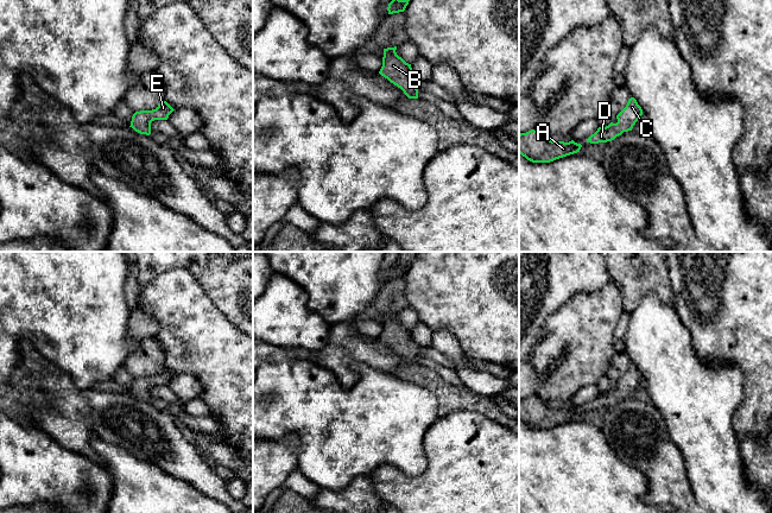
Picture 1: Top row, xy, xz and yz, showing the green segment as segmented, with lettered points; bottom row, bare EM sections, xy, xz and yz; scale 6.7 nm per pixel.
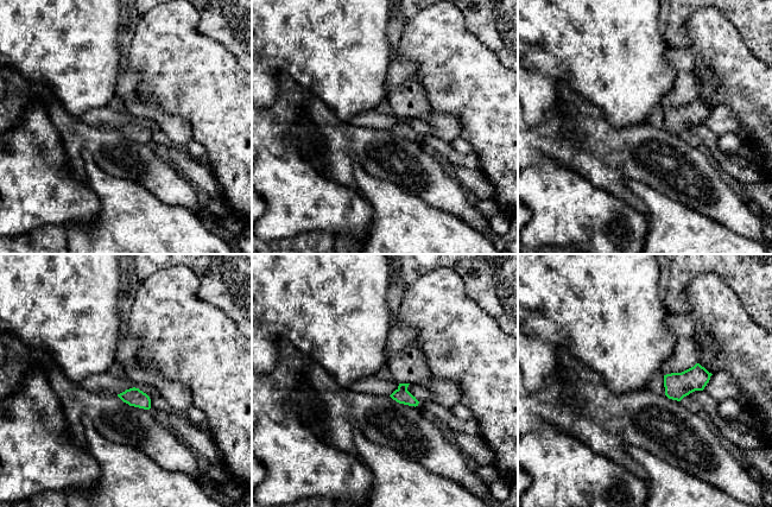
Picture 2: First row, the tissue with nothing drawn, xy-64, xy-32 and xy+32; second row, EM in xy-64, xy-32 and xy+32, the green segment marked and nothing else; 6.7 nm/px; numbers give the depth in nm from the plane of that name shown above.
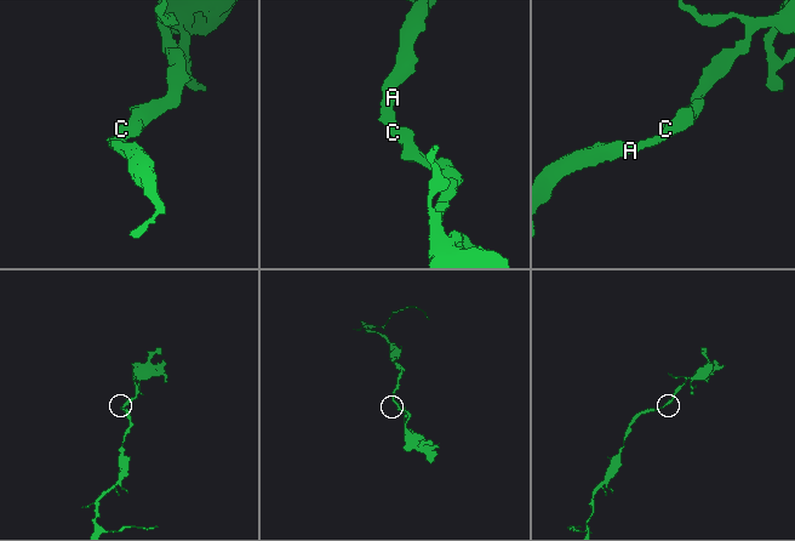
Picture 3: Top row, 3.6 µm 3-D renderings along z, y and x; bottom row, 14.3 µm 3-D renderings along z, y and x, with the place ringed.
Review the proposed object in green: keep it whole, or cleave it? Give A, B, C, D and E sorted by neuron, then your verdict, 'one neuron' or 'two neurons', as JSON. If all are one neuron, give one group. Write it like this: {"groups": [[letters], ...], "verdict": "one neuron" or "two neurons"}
{"groups": [["A", "B", "C", "D", "E"]], "verdict": "one neuron"}

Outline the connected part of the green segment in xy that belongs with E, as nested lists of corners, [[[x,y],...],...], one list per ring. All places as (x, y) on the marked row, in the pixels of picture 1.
[[[163,101],[156,109],[135,112],[129,127],[140,134],[150,135],[151,122],[154,120],[167,120],[173,110],[175,109],[166,101]]]

